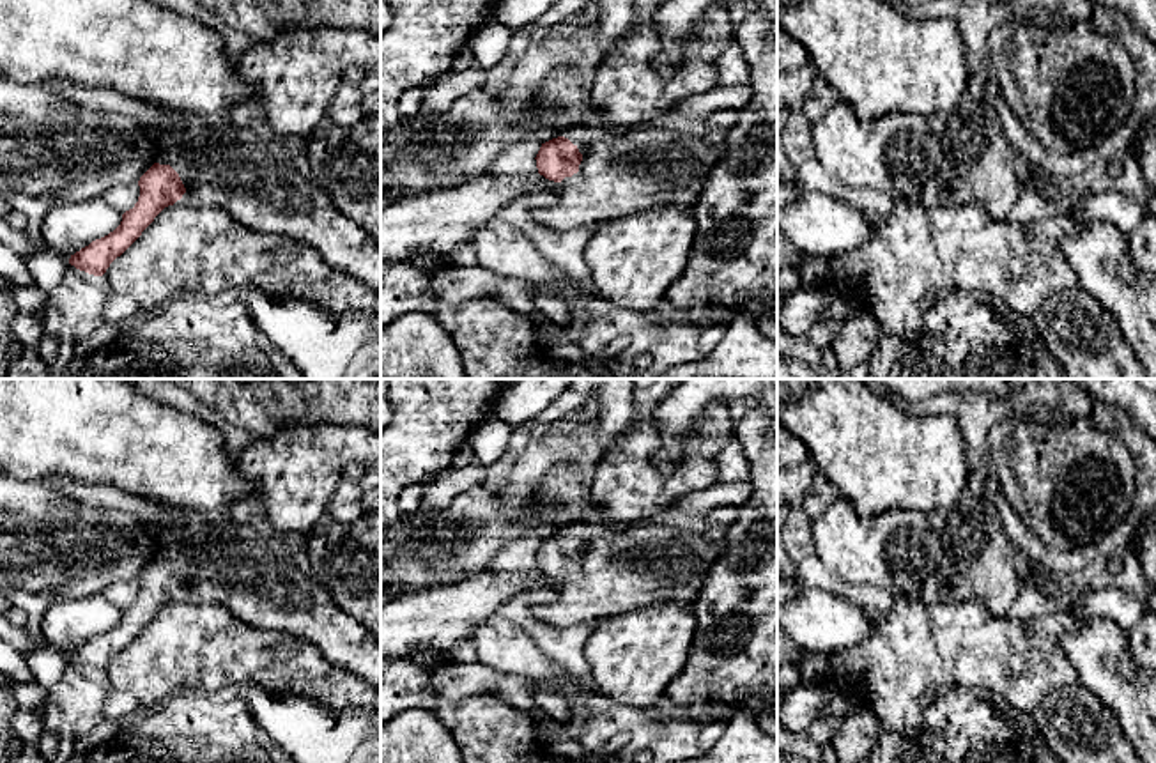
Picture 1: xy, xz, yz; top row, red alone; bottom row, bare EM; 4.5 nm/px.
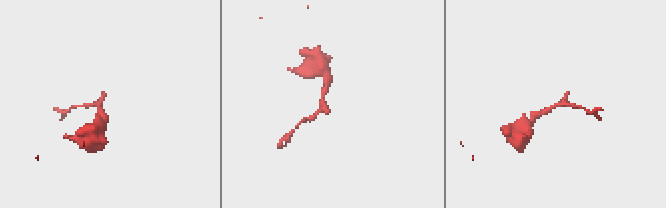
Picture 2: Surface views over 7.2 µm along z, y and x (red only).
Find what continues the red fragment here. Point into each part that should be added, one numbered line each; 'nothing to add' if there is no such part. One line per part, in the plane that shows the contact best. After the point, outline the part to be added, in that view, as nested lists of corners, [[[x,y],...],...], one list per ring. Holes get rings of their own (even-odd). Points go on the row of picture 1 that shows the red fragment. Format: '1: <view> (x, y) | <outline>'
1: xz (620, 174) | [[[597,126],[563,135],[582,154],[579,172],[561,181],[556,204],[529,212],[554,230],[604,223],[659,205],[692,209],[722,145],[664,127],[613,135]]]

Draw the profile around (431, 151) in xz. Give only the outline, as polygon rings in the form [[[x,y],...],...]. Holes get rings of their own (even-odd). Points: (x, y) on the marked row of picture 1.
[[[559,66],[547,74],[538,92],[538,103],[520,126],[512,119],[512,108],[485,89],[459,97],[448,110],[421,108],[414,117],[397,117],[381,135],[381,195],[398,189],[404,198],[455,188],[492,173],[492,165],[520,136],[536,136],[542,143],[563,136],[575,127],[597,126],[600,112],[590,99],[574,67]]]

